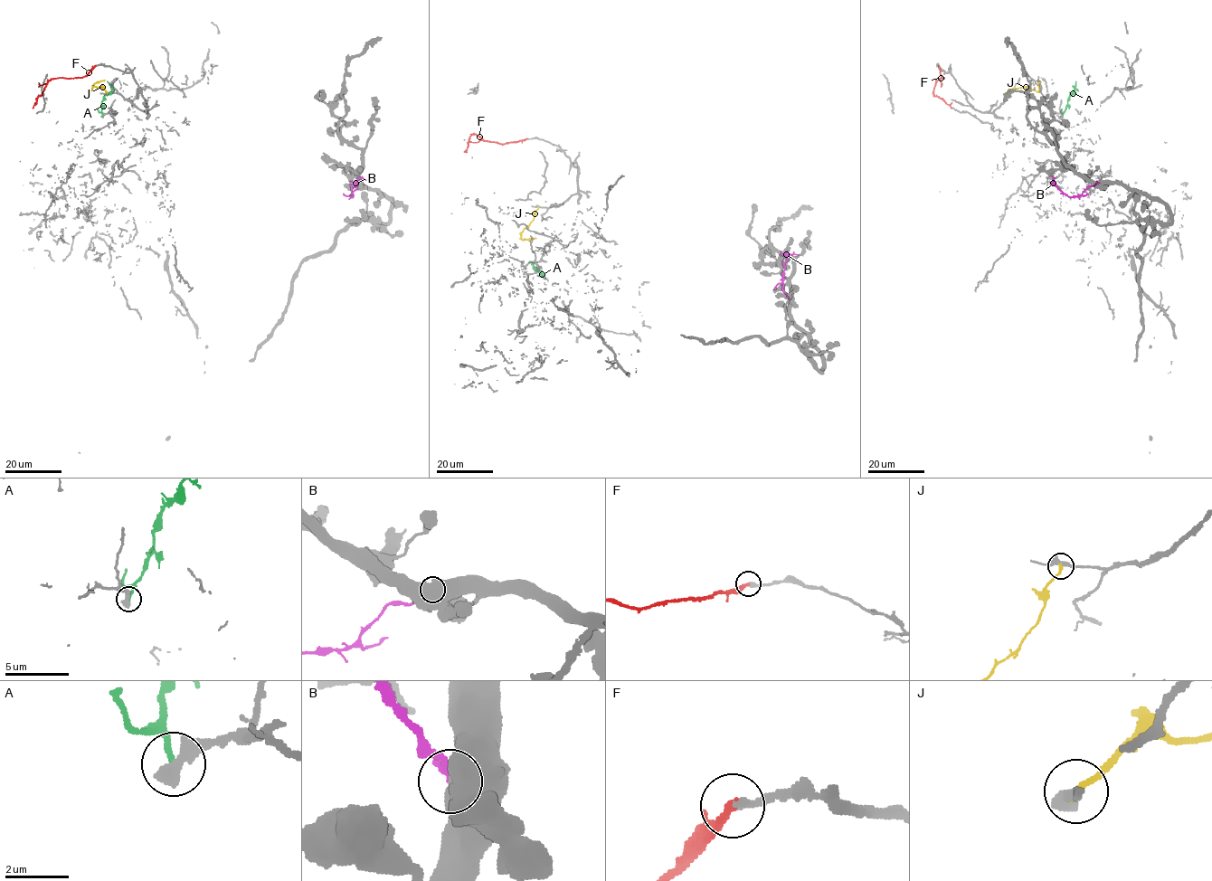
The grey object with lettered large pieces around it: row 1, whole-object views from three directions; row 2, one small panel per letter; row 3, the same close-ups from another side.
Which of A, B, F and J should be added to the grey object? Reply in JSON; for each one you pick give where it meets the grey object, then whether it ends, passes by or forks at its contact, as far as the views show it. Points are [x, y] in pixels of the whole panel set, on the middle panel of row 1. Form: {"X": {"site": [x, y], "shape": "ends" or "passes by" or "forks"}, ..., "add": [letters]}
{"F": {"site": [526, 138], "shape": "passes by"}, "add": ["F"]}

